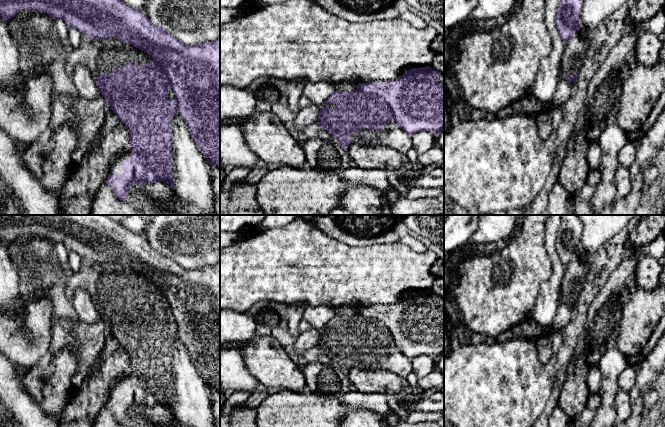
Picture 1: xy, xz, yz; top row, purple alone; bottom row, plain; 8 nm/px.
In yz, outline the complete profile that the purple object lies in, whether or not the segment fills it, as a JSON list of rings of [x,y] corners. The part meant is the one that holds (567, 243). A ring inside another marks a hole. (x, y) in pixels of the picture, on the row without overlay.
[[[560,215],[555,248],[564,266],[580,253],[581,233],[582,226],[577,215]]]

